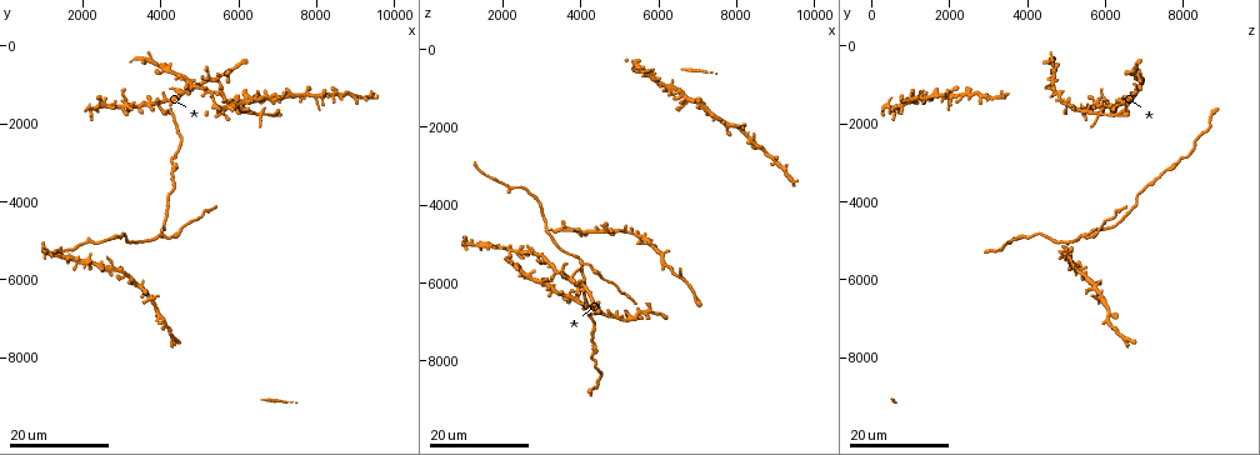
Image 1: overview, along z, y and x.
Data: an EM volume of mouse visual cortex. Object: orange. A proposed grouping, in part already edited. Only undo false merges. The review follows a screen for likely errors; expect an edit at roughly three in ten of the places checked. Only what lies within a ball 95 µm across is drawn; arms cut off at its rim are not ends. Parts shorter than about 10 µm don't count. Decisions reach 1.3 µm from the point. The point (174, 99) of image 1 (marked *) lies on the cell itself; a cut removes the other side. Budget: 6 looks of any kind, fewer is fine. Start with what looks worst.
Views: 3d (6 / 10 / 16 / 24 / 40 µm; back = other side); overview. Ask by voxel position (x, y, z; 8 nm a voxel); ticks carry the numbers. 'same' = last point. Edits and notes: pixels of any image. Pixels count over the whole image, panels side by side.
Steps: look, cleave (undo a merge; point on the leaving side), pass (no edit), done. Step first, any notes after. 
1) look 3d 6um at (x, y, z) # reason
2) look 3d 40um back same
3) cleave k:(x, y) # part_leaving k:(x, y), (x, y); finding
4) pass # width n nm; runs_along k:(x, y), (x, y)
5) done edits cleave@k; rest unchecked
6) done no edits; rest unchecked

look 3d 24um at (4350, 3200, 7550)

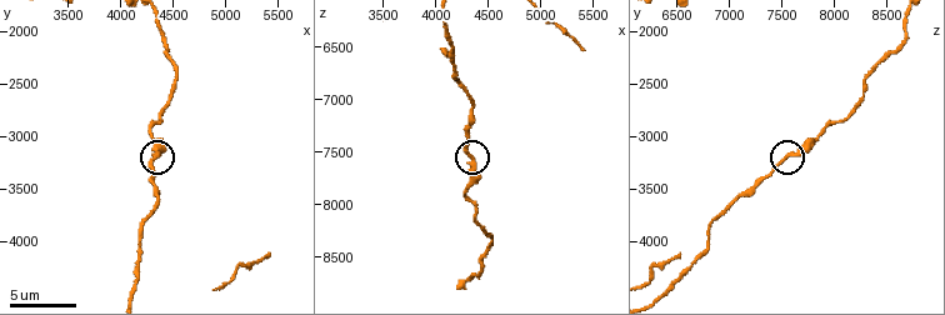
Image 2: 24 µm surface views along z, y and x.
look 3d 6um at (4360, 3160, 7580)

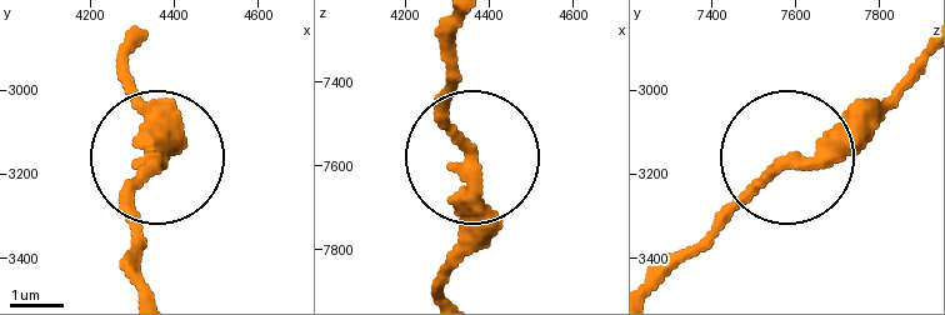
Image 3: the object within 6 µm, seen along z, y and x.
pass # side_arm 19 um; one cell here

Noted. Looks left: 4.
look 3d 24um at (3900, 1550, 6550) # branch point

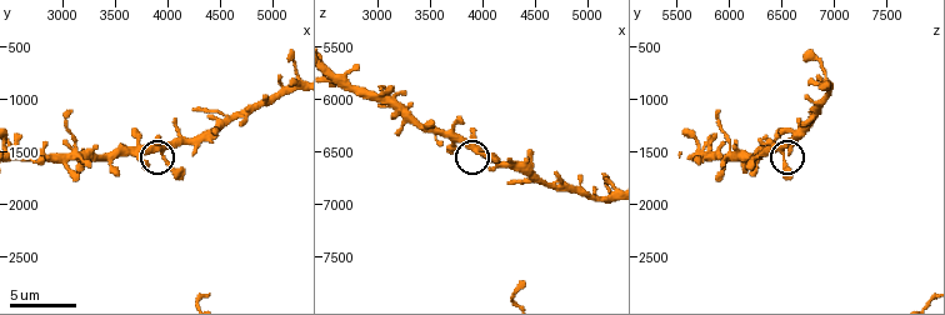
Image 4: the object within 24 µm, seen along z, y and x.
look 3d 6um at (3960, 1520, 6540)

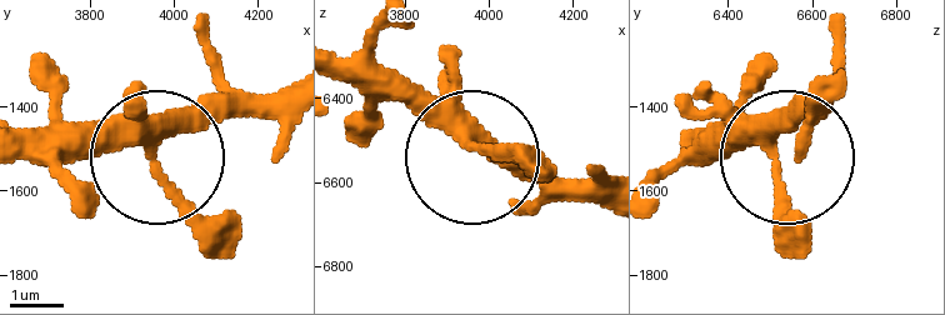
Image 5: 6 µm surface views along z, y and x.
look 3d 6um back at (3955, 1540, 6520)

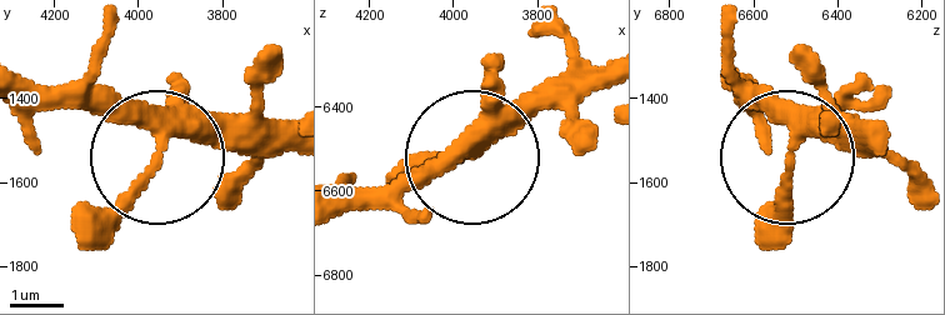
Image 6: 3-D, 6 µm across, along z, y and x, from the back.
pass # runs_along 6:(336, 198), (416, 189), (560, 81); all the same cell

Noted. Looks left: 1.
done no edits; rest unchecked

